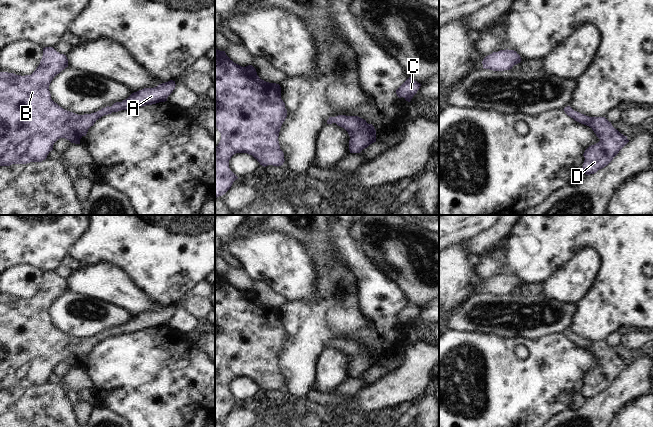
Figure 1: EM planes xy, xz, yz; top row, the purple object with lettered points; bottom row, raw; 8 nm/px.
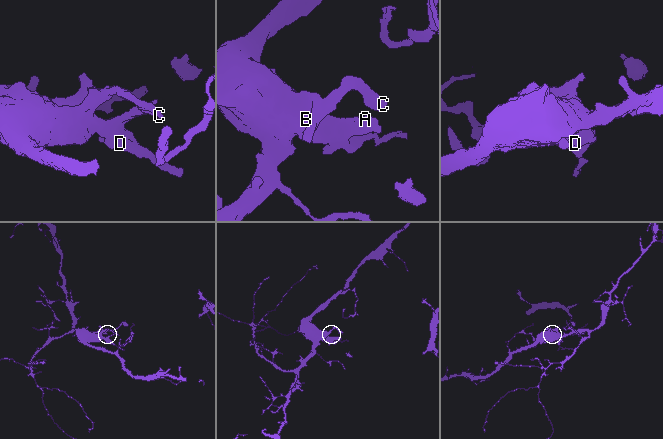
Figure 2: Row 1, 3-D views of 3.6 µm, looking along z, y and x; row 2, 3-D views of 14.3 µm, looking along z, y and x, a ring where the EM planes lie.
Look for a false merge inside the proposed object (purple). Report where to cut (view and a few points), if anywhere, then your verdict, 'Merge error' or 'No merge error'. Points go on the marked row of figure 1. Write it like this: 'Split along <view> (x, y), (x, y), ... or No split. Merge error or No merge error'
No split. No merge error

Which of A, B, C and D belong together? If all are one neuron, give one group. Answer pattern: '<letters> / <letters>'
A B C D

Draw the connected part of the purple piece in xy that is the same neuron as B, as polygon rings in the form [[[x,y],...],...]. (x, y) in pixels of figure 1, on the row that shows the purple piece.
[[[45,47],[40,64],[31,75],[0,72],[0,166],[42,162],[53,150],[53,145],[58,139],[65,138],[71,143],[80,144],[80,139],[86,136],[88,129],[102,116],[165,102],[176,86],[175,81],[170,80],[157,87],[134,92],[111,107],[107,106],[91,114],[78,115],[63,109],[51,99],[49,85],[66,67],[66,55],[60,54],[53,47]]]

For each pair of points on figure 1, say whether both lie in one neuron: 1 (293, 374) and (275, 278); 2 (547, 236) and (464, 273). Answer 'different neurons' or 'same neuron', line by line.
1: different neurons
2: different neurons

